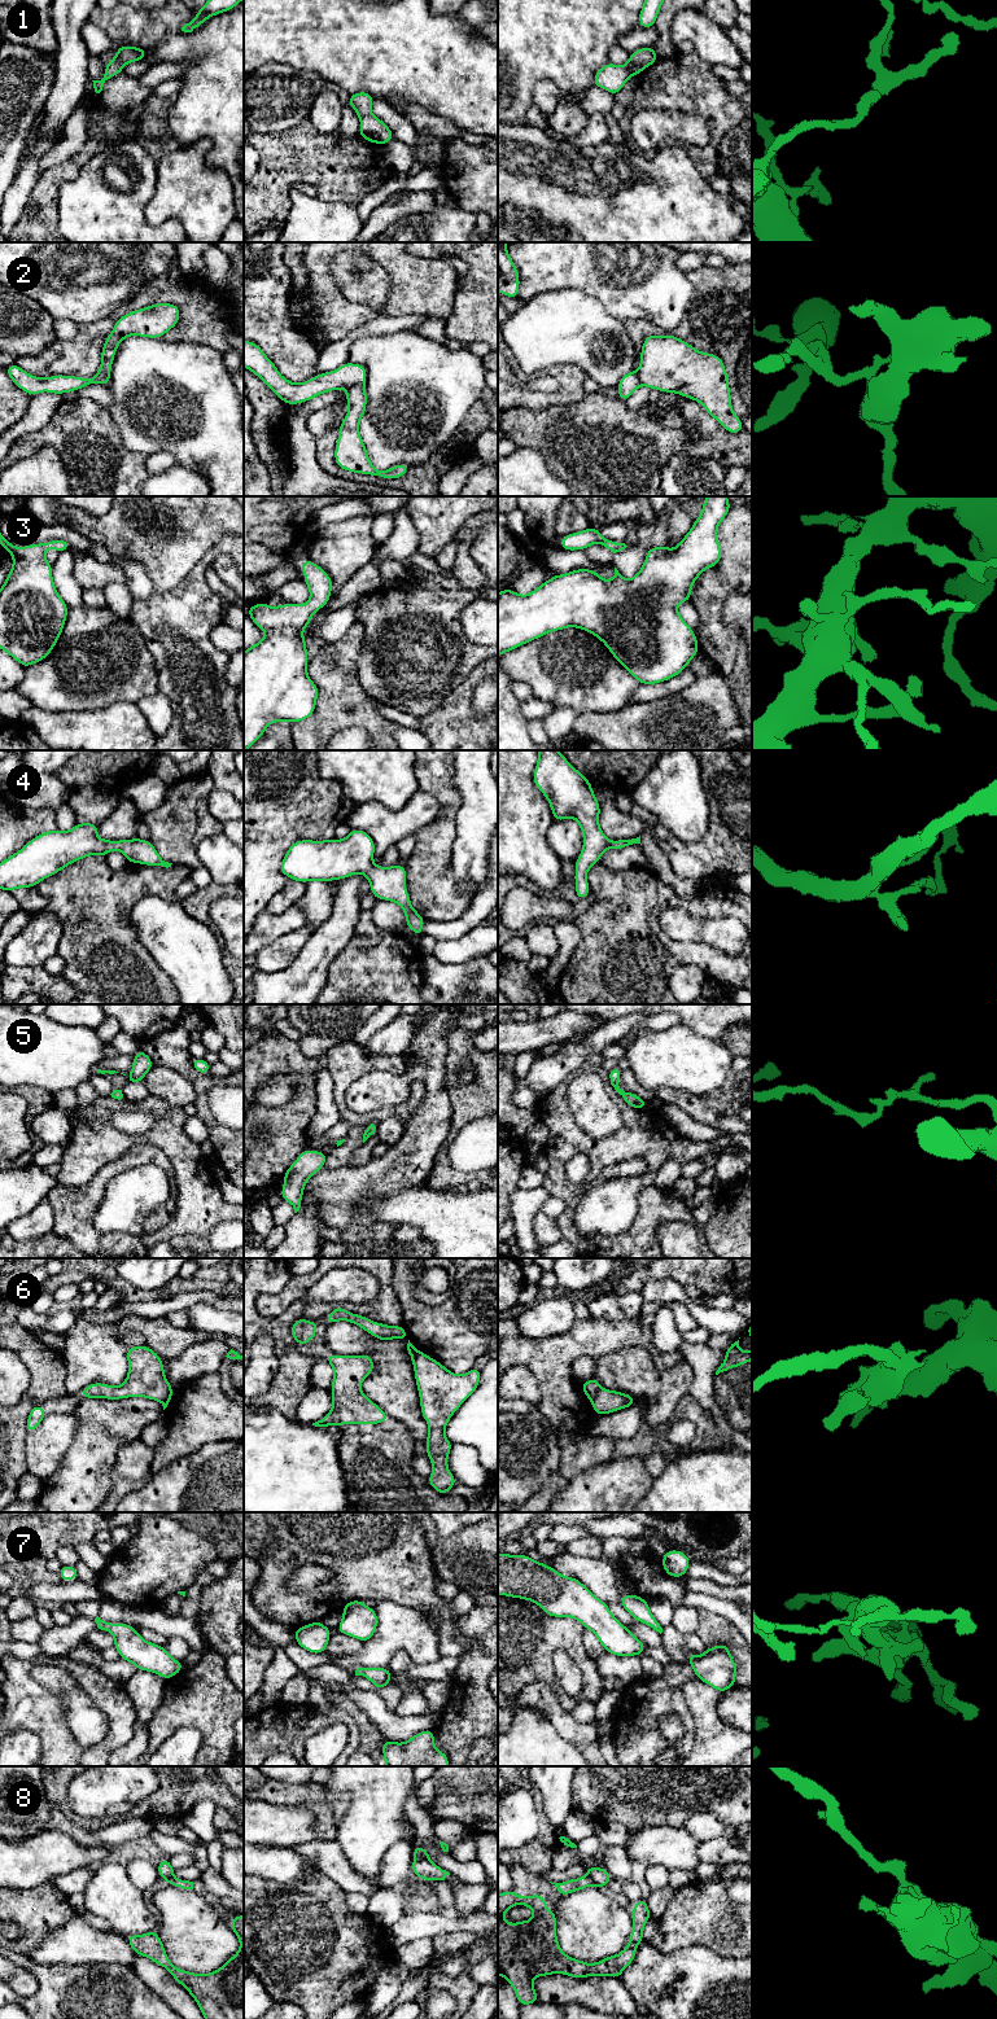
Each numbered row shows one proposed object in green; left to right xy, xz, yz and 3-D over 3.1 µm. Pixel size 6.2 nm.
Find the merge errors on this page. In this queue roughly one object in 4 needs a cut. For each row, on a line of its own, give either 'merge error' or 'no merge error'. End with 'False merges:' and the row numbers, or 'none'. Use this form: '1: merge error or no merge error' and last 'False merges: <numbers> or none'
1: no merge error
2: merge error
3: no merge error
4: no merge error
5: no merge error
6: merge error
7: no merge error
8: merge error
False merges: 2, 6, 8

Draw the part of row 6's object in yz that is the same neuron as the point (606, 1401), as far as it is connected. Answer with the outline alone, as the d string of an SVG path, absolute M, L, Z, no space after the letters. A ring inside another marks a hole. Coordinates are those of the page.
M600 1389L591 1403L595 1415L604 1415L637 1405L637 1401L628 1393Z

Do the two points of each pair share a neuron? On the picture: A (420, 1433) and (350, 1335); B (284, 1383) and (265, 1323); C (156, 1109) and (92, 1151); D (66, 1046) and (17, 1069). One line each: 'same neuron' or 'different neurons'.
A: same neuron
B: same neuron
C: same neuron
D: same neuron

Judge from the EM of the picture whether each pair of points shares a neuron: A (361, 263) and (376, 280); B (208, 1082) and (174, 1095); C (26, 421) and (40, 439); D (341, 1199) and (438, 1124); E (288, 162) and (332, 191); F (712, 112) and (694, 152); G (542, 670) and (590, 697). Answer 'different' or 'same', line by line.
A: same
B: different
C: different
D: same
E: same
F: same
G: same

